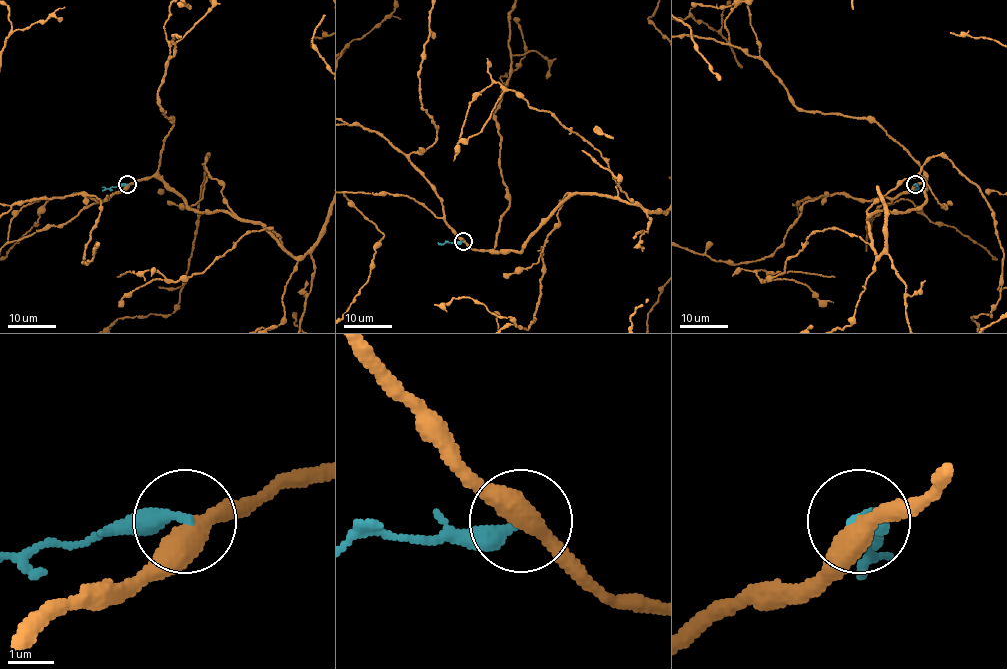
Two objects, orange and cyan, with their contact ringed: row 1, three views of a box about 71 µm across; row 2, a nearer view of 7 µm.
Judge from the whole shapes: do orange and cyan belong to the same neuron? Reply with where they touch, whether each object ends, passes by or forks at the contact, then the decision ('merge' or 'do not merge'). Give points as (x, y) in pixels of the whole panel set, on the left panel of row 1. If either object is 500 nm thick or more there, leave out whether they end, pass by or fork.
at (127, 184); orange passes by; cyan ends there; do not merge

